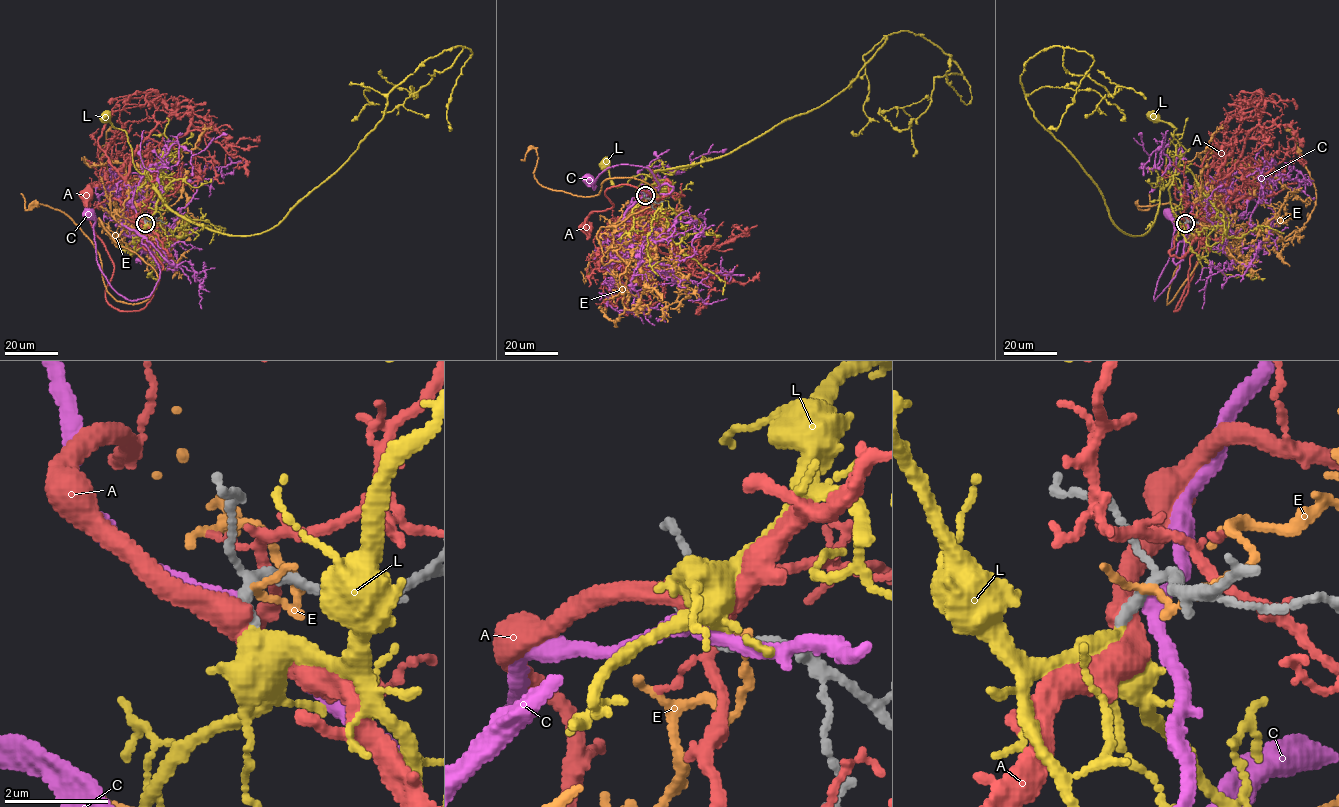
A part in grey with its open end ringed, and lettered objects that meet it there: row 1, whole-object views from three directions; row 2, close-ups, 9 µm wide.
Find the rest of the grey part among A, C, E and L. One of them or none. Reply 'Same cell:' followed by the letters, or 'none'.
Same cell: L

